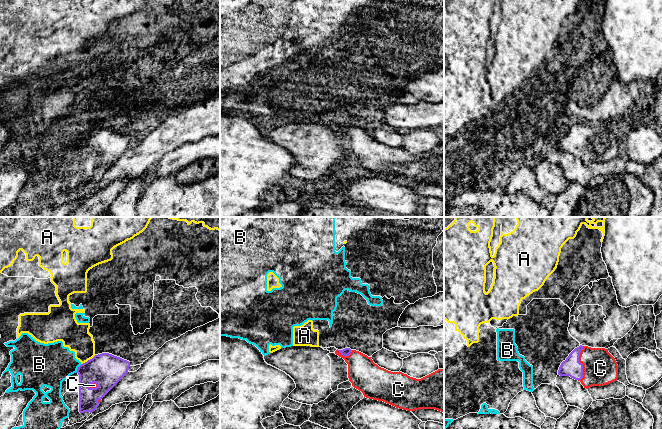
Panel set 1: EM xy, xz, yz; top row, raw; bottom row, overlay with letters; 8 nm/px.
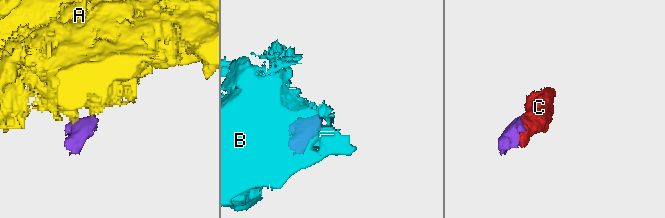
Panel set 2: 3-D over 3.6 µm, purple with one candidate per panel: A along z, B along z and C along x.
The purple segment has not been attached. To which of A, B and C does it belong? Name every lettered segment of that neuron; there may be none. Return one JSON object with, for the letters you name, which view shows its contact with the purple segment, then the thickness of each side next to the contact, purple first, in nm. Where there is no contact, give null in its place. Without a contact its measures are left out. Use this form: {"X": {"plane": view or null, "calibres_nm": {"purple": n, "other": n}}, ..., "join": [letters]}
{"C": {"plane": "yz", "calibres_nm": {"purple": 150, "other": 280}}, "join": ["C"]}

